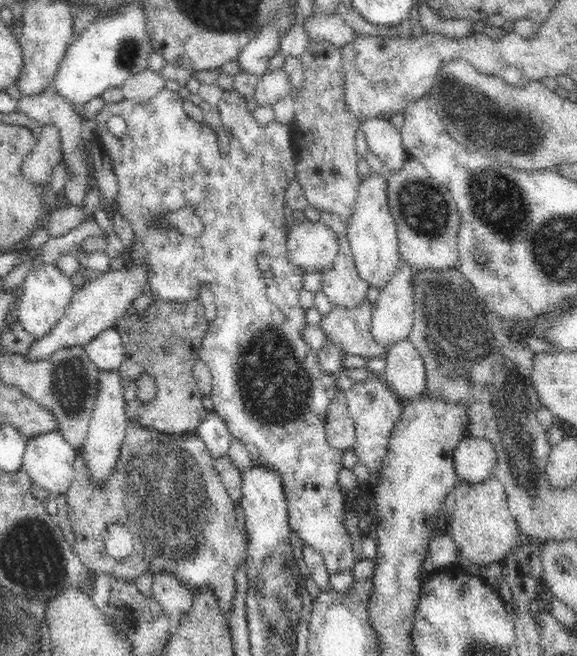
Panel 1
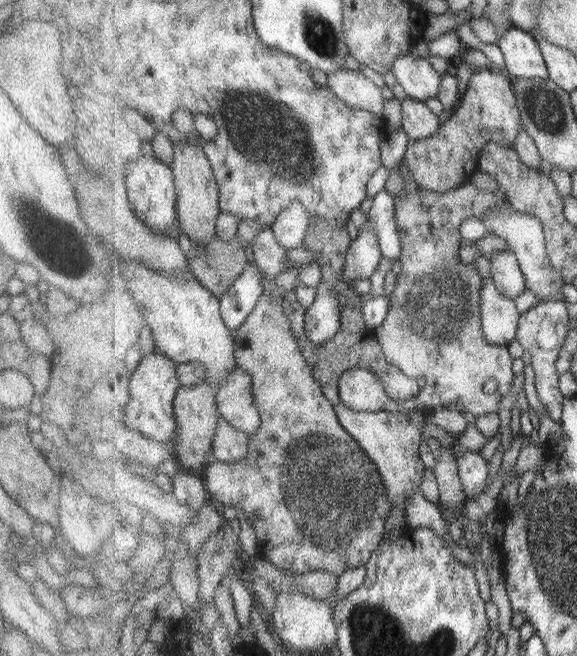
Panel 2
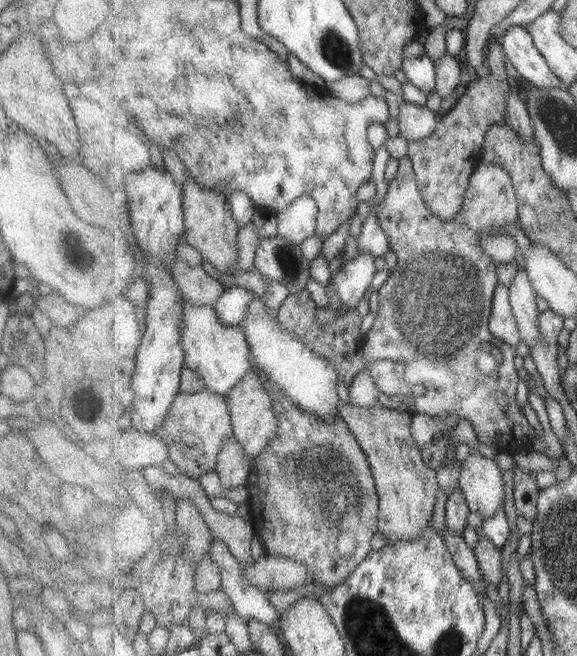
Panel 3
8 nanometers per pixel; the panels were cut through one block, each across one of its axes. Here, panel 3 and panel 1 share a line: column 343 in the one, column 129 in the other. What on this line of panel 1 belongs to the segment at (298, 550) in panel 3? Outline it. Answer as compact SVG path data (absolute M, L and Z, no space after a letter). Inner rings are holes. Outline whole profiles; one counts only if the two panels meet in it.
M133 419L129 422L127 433L123 443L121 444L118 460L116 460L116 466L112 468L112 472L104 478L104 480L98 480L98 484L95 484L96 480L91 478L91 472L87 467L87 462L85 459L85 452L83 447L80 446L76 450L76 458L74 460L74 480L72 480L71 485L68 487L66 492L67 505L68 505L68 517L69 523L72 526L73 534L75 535L75 554L79 557L79 560L84 563L84 566L88 569L88 572L93 576L96 576L100 573L106 573L110 576L125 580L132 581L144 574L144 572L159 573L166 571L172 573L179 581L195 592L201 587L210 587L219 598L219 607L222 610L225 610L226 613L232 608L232 598L236 594L236 581L234 576L236 570L238 570L238 564L241 563L243 557L247 551L246 538L243 536L242 530L238 527L238 518L236 517L236 512L234 511L234 504L230 498L230 495L227 493L226 487L218 474L216 468L214 468L213 462L214 457L211 455L209 448L206 446L206 443L200 438L200 435L195 432L184 432L184 434L172 434L170 432L160 432L155 428L142 427L136 419ZM119 524L132 535L132 540L134 541L133 552L126 559L118 560L110 557L107 548L105 547L104 533L108 525Z

